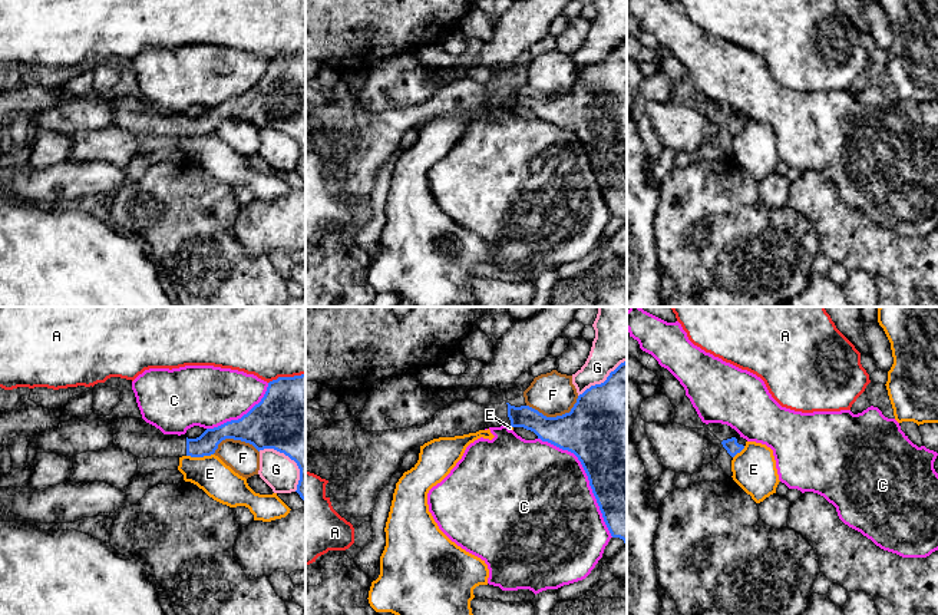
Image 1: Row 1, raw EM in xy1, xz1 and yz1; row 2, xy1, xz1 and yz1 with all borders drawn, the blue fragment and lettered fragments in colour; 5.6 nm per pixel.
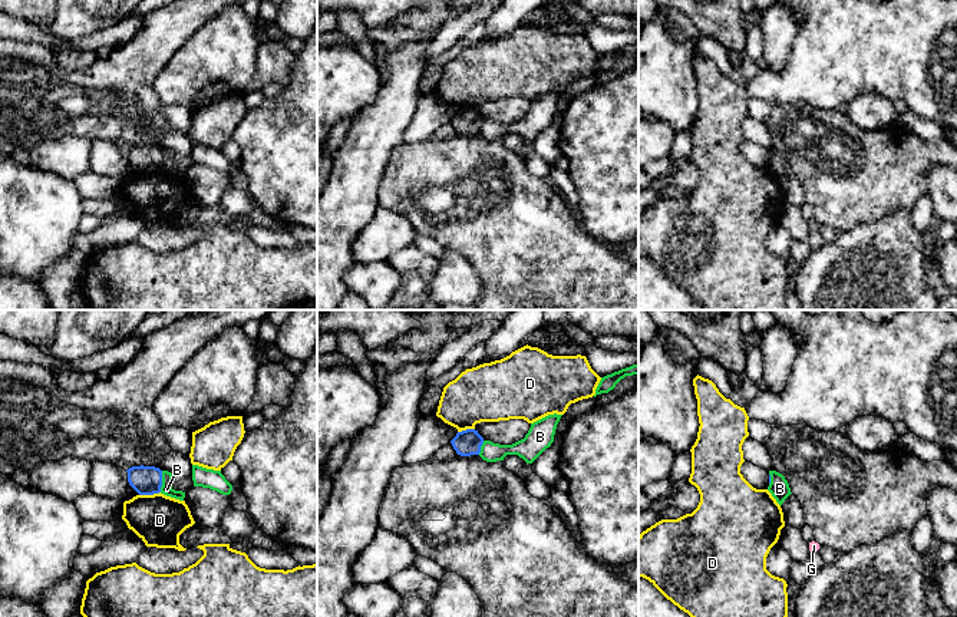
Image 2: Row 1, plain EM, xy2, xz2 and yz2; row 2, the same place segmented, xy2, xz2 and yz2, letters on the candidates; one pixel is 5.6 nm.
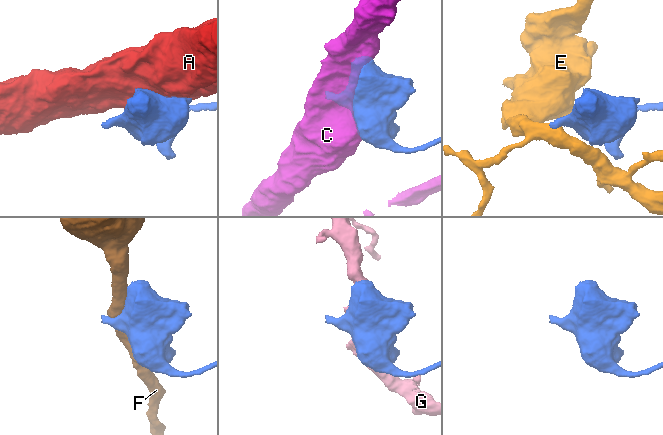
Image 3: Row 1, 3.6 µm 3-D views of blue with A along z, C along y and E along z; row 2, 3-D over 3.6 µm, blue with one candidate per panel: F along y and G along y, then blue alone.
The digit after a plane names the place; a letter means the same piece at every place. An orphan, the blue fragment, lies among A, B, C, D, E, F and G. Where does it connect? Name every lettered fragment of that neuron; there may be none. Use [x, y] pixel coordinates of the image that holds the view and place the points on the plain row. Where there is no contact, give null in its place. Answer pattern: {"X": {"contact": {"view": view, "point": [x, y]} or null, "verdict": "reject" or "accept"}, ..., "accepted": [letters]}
{"A": {"contact": {"view": "xy1", "point": [286, 56]}, "verdict": "reject"}, "B": {"contact": {"view": "xy2", "point": [161, 159]}, "verdict": "reject"}, "C": {"contact": {"view": "xz1", "point": [588, 156]}, "verdict": "reject"}, "D": {"contact": {"view": "xy2", "point": [149, 172]}, "verdict": "reject"}, "E": {"contact": {"view": "xy1", "point": [200, 135]}, "verdict": "reject"}, "F": {"contact": {"view": "xz1", "point": [557, 95]}, "verdict": "reject"}, "G": {"contact": {"view": "xz1", "point": [604, 60]}, "verdict": "reject"}, "accepted": []}

